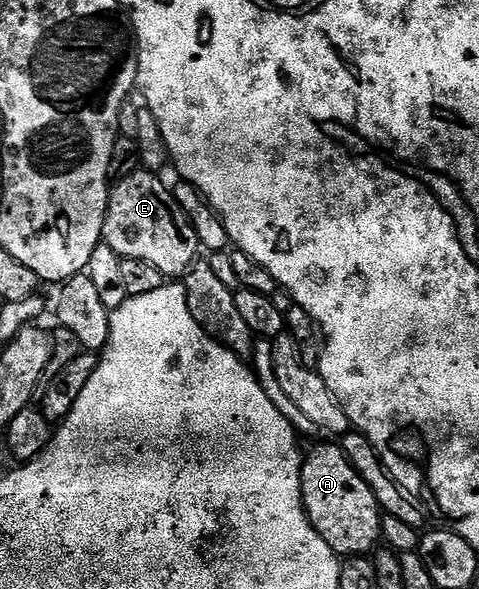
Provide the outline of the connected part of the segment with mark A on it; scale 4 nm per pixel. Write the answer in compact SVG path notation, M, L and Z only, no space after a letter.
M322 444L305 457L302 466L302 507L316 534L328 542L339 557L365 556L379 547L383 511L371 481L337 444Z

